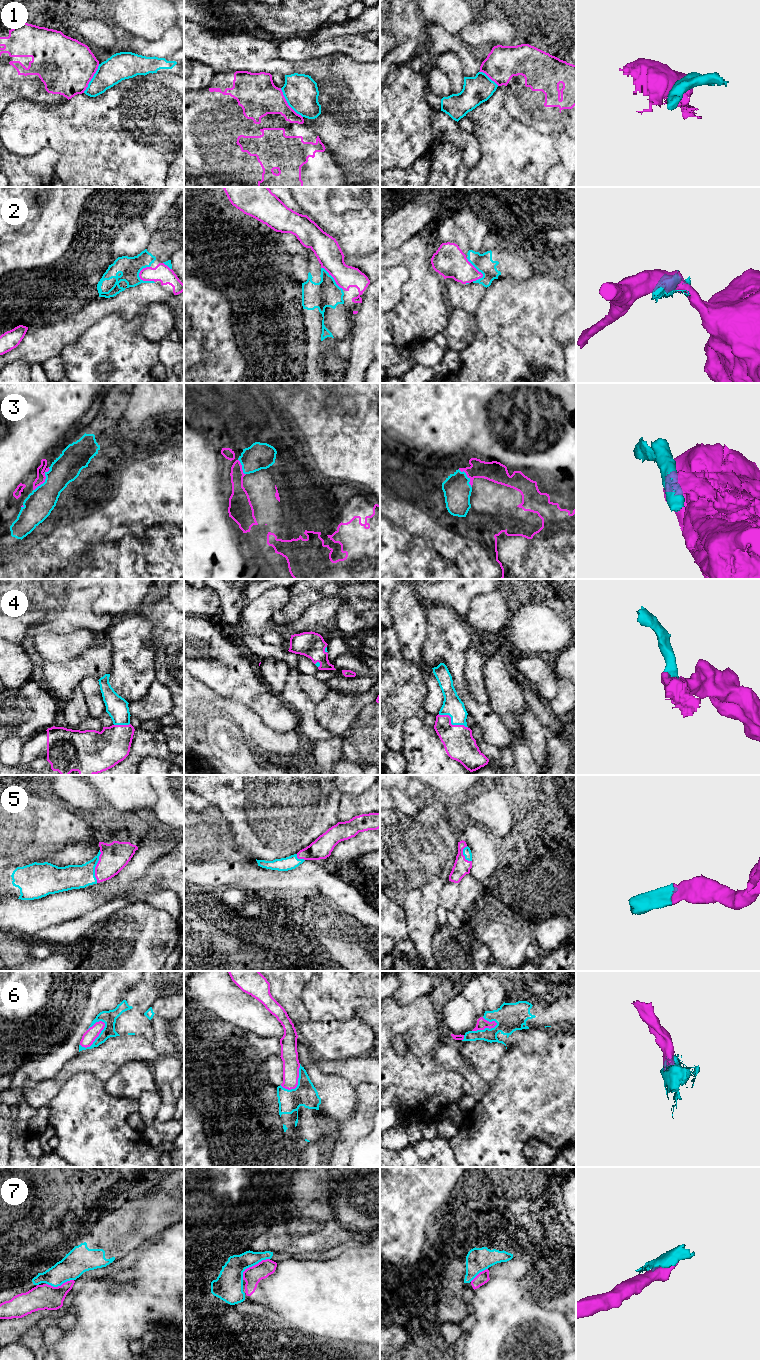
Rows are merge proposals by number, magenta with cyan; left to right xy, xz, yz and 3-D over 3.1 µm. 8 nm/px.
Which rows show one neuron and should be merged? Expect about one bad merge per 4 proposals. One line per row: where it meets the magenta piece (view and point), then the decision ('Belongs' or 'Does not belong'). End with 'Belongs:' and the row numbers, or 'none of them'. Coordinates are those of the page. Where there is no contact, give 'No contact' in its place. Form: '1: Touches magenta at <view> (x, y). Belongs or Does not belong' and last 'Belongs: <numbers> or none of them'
1: Touches magenta at xz (287, 103). Does not belong
2: Touches magenta at xy (142, 279). Does not belong
3: Touches magenta at xy (44, 480). Does not belong
4: Touches magenta at yz (450, 722). Belongs
5: Touches magenta at xy (96, 866). Belongs
6: Touches magenta at xy (95, 1038). Belongs
7: Touches magenta at xz (252, 1266). Does not belong
Belongs: 4, 5, 6

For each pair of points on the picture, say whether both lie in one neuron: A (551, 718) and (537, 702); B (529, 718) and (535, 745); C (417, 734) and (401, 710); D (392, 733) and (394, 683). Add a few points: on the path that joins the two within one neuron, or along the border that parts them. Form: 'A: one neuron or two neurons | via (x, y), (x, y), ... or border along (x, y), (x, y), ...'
A: one neuron | via (547, 714), (539, 706)
B: one neuron | via (530, 725), (535, 738)
C: two neurons | border along (422, 718), (409, 717), (405, 721), (403, 741)
D: one neuron | via (392, 721), (392, 699), (394, 695)

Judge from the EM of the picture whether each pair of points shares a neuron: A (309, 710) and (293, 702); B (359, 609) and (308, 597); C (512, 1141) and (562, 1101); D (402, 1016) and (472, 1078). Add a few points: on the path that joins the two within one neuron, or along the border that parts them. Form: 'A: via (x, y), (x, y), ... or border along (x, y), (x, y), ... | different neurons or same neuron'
A: via (305, 709), (297, 702) | same neuron
B: via (348, 596), (342, 590), (321, 590) | same neuron
C: via (524, 1129), (550, 1103) | same neuron
D: border along (456, 1070), (463, 1076), (463, 1092) | different neurons

